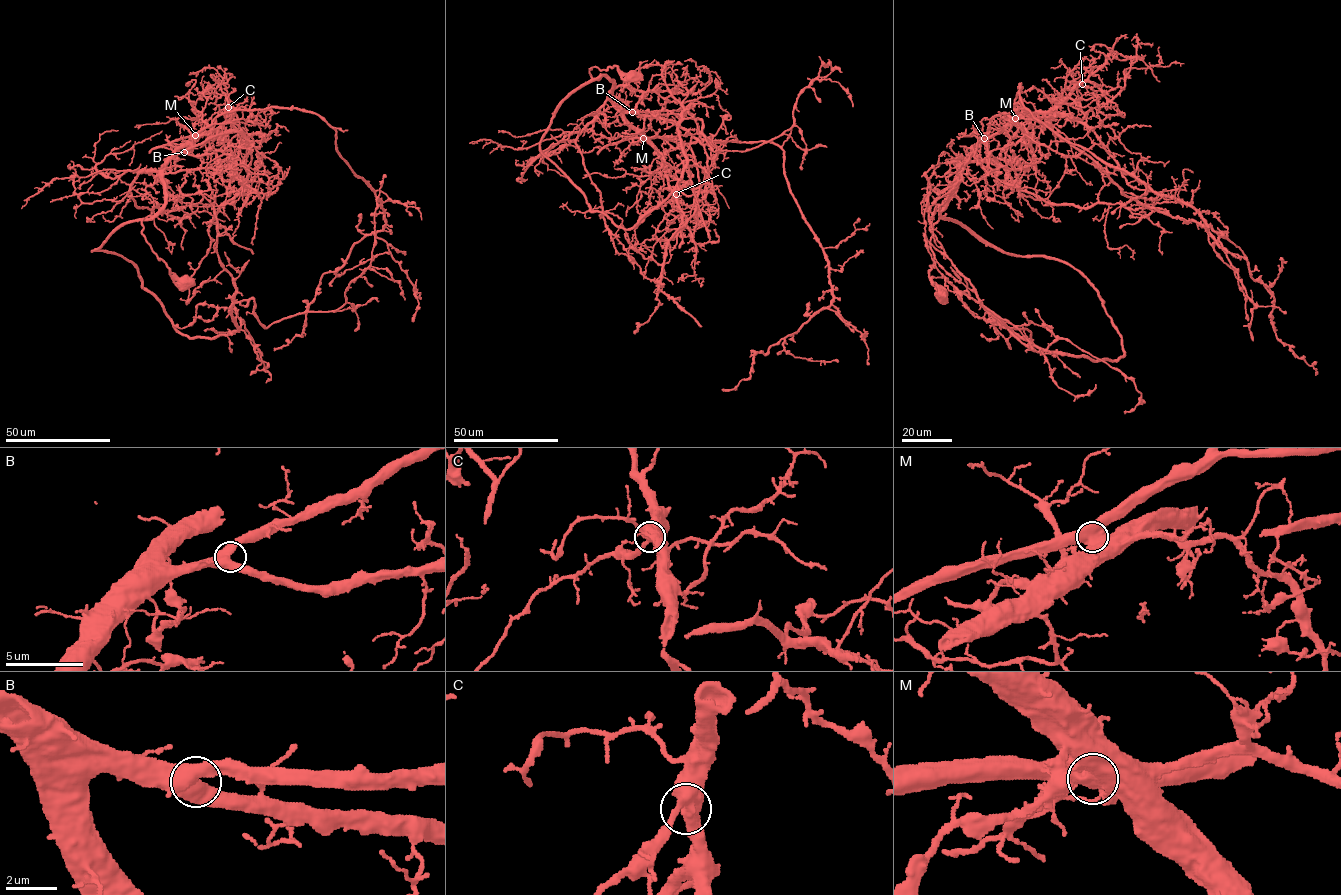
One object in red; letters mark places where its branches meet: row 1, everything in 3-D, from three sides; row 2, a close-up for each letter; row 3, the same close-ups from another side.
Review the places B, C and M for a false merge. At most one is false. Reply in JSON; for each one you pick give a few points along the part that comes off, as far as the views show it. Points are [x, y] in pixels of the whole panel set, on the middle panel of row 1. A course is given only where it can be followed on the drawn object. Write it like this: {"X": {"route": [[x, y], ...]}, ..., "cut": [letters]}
{"M": {"route": [[644, 138], [773, 141], [827, 258], [833, 301], [757, 352], [748, 378], [722, 389]]}, "cut": ["M"]}

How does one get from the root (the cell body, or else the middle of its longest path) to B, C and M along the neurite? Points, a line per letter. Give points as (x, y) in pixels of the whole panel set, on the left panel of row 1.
B: (185, 283), (158, 257), (142, 233), (141, 223), (143, 218), (151, 218), (164, 203), (163, 167), (184, 152)
C: (185, 283), (152, 249), (141, 221), (151, 218), (164, 203), (167, 161), (226, 123), (228, 107)
M: (185, 283), (152, 249), (142, 233), (141, 221), (151, 218), (164, 203), (163, 170), (167, 161), (196, 135)

